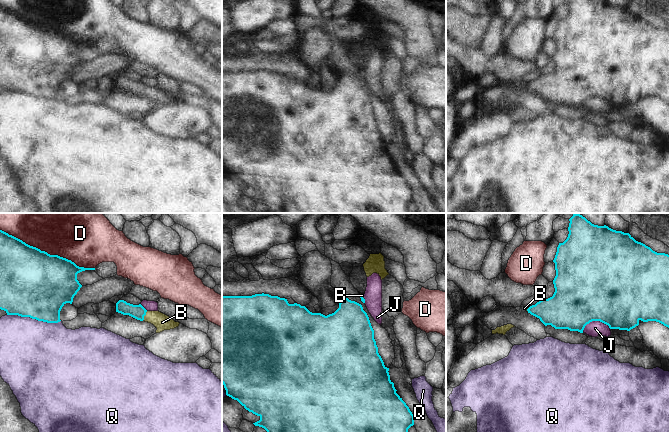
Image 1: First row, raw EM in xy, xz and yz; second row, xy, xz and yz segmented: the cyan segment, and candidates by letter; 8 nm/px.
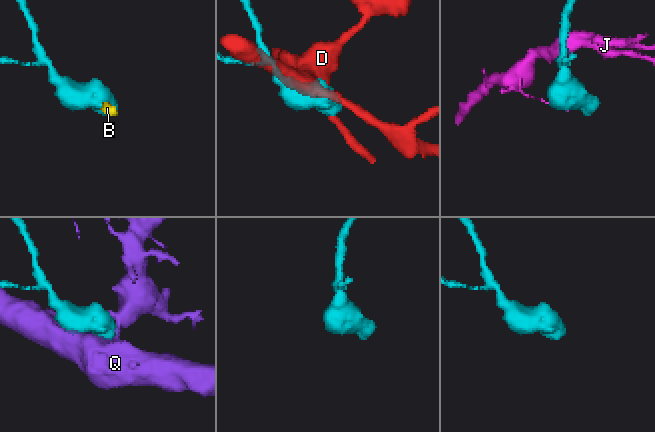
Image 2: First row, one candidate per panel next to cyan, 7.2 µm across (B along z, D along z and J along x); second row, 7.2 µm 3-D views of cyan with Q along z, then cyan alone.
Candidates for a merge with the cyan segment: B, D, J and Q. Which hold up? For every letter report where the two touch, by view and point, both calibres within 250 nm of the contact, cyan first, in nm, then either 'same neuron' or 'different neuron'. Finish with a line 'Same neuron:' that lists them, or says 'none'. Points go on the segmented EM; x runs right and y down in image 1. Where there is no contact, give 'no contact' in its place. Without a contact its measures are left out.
B: meets cyan in xy at (144, 315); 120 nm thick on the cyan side, 130 nm on the other; same neuron
D: meets cyan in xy at (46, 252); 500 nm thick on the cyan side, 500 nm on the other; different neuron
J: meets cyan in yz at (595, 320); 500 nm thick on the cyan side, 130 nm on the other; different neuron
Q: meets cyan in xy at (34, 318); 500 nm thick on the cyan side, 480 nm on the other; different neuron
Same neuron: B

